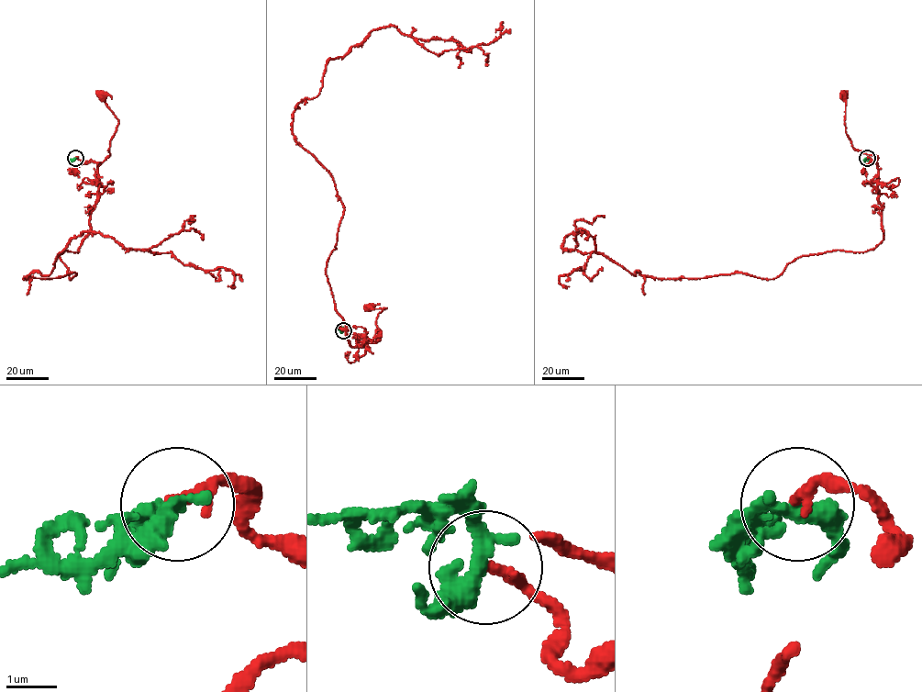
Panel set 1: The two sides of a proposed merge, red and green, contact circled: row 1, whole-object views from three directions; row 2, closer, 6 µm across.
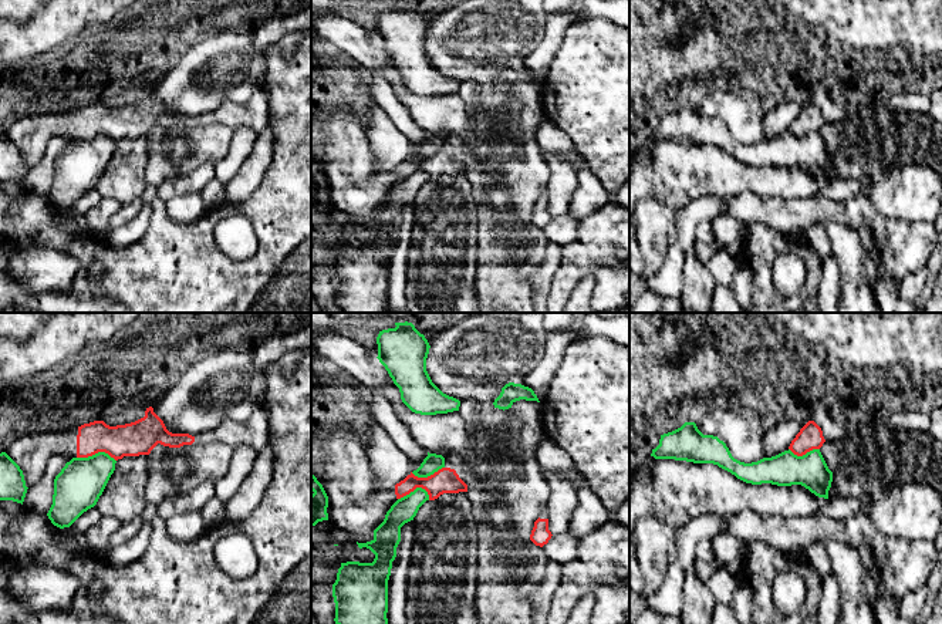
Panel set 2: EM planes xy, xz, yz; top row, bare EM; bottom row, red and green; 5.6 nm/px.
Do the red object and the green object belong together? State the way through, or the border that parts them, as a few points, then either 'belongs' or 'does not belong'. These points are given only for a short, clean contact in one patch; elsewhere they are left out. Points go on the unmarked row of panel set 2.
border xy (77, 138), (107, 134), (115, 142); does not belong

